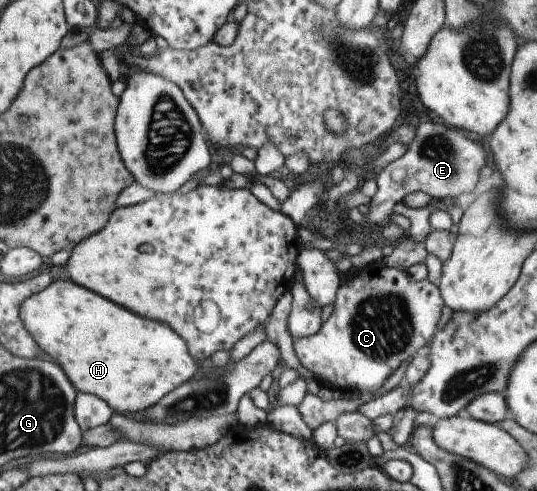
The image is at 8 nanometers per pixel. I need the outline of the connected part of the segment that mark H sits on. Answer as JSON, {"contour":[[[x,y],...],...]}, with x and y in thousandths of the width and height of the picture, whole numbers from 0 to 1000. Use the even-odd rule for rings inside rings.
{"contour":[[[128,568],[95,572],[74,595],[41,611],[34,623],[34,644],[63,701],[78,713],[78,725],[97,729],[95,735],[115,752],[119,766],[127,766],[138,794],[182,807],[212,841],[259,845],[330,786],[376,762],[384,752],[384,745],[367,747],[361,741],[346,701],[322,672],[317,672],[317,664],[272,652],[257,640],[246,640],[242,631],[231,631],[227,623],[212,623],[212,615],[175,599]],[[182,680],[197,680],[197,688],[182,697],[179,688]]]}

